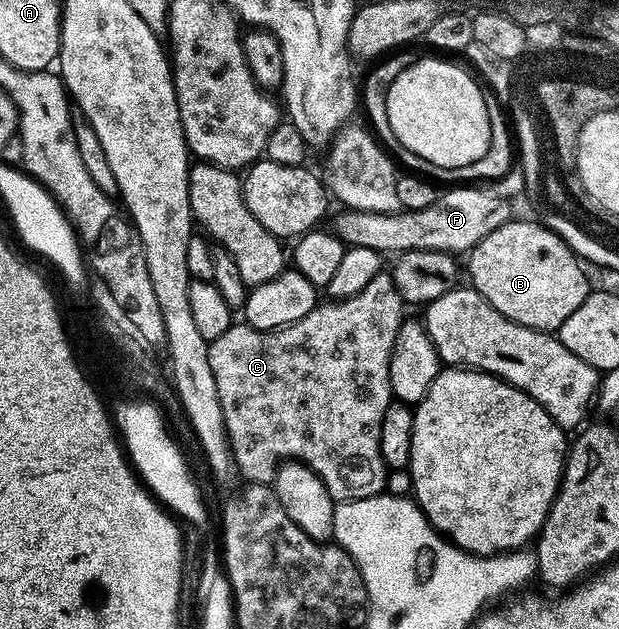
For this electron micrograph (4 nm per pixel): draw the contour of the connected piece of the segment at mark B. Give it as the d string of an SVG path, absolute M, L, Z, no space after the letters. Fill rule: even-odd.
M518 220L507 222L501 228L489 232L485 240L478 242L469 252L468 258L471 259L468 260L467 266L465 262L465 270L466 273L467 270L471 273L470 285L474 290L481 296L485 296L485 300L489 300L489 304L493 304L497 312L501 312L517 324L534 330L558 331L560 324L569 320L569 316L573 316L577 308L581 308L581 304L587 299L589 293L584 263L559 235L539 220L537 222L518 222Z

